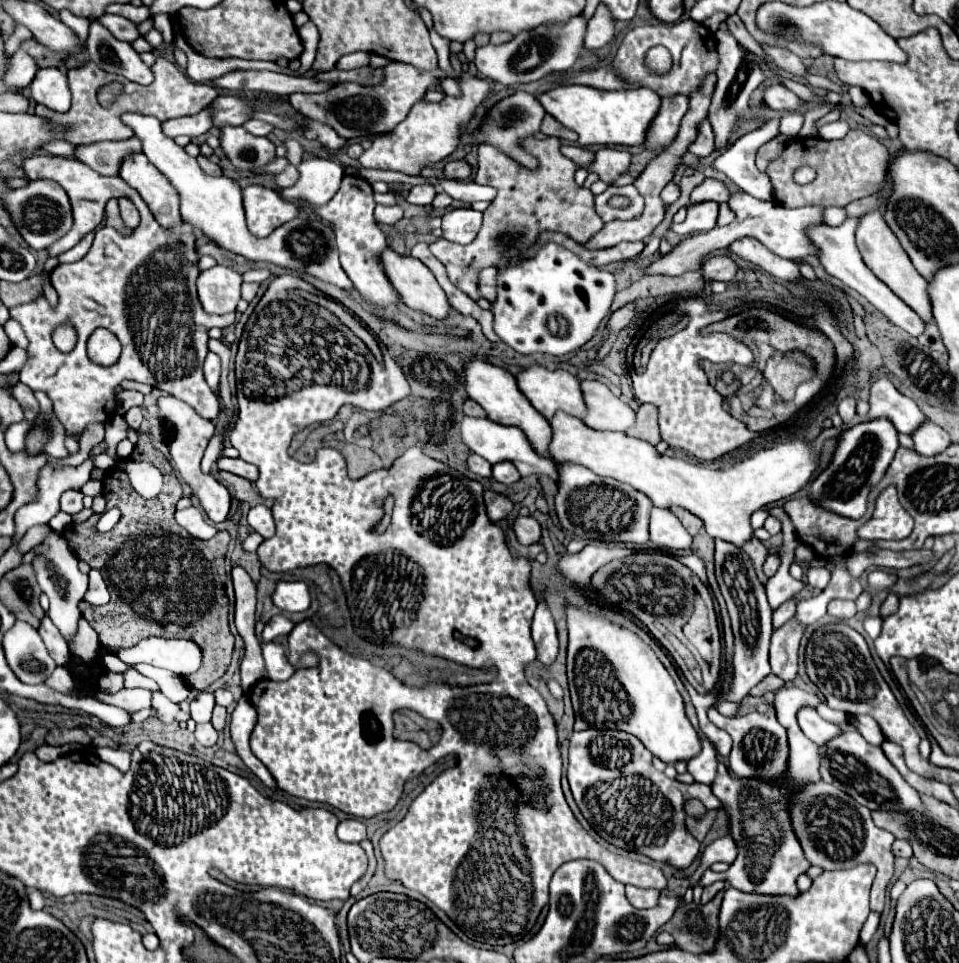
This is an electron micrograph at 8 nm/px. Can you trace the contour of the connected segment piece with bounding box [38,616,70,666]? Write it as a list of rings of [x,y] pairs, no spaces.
[[[48,616],[42,618],[38,632],[40,632],[40,636],[42,636],[42,640],[44,640],[44,644],[46,644],[48,652],[50,652],[50,656],[56,660],[56,664],[60,664],[60,666],[66,664],[66,662],[70,660],[68,644],[66,644],[66,640],[62,638],[62,634],[58,632],[58,628],[50,622]]]

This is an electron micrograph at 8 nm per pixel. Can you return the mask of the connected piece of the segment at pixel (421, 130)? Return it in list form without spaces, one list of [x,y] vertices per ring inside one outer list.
[[[462,72],[462,78],[454,78],[462,90],[460,98],[444,96],[440,102],[426,102],[420,98],[404,122],[386,136],[378,136],[368,148],[362,152],[358,162],[364,168],[378,168],[378,170],[398,170],[410,176],[418,176],[424,166],[430,162],[438,162],[454,152],[458,138],[462,134],[460,126],[470,120],[474,108],[482,102],[482,98],[490,92],[490,82],[486,78],[474,78],[470,72]]]

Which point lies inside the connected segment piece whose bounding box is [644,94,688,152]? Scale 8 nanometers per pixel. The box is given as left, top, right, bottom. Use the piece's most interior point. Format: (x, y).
(664, 129)

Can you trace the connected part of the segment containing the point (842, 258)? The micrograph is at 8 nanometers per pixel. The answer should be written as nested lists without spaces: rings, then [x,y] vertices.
[[[848,218],[842,226],[838,226],[838,228],[832,228],[832,226],[816,226],[816,228],[812,228],[812,230],[808,230],[808,234],[810,234],[810,238],[814,240],[814,244],[820,248],[820,262],[822,262],[822,266],[826,268],[826,272],[830,274],[830,276],[834,276],[834,278],[838,278],[838,280],[842,280],[846,286],[850,286],[850,288],[854,288],[856,292],[860,292],[870,304],[874,304],[892,324],[896,324],[896,326],[900,326],[900,328],[904,328],[908,334],[912,334],[912,336],[918,336],[918,334],[922,334],[924,332],[924,322],[918,318],[918,314],[910,308],[910,306],[906,306],[892,290],[888,290],[876,276],[874,276],[874,272],[862,262],[862,256],[860,256],[860,252],[858,252],[858,248],[856,248],[856,242],[854,242],[854,232],[856,232],[856,228],[858,228],[858,222],[860,222],[860,218]]]

